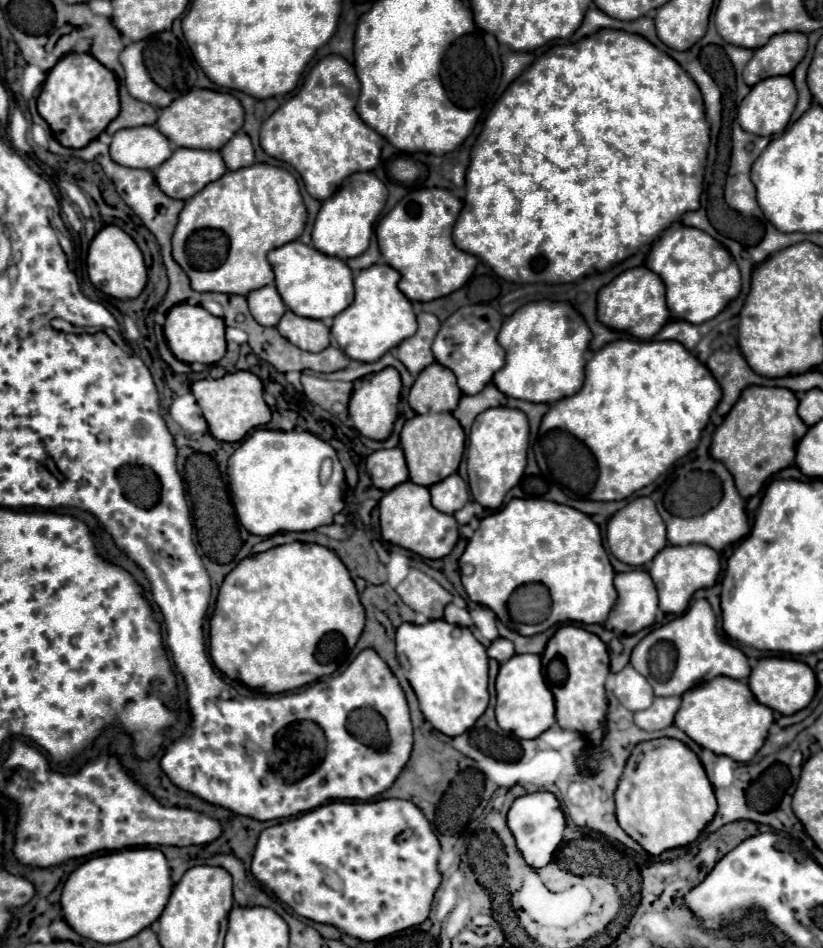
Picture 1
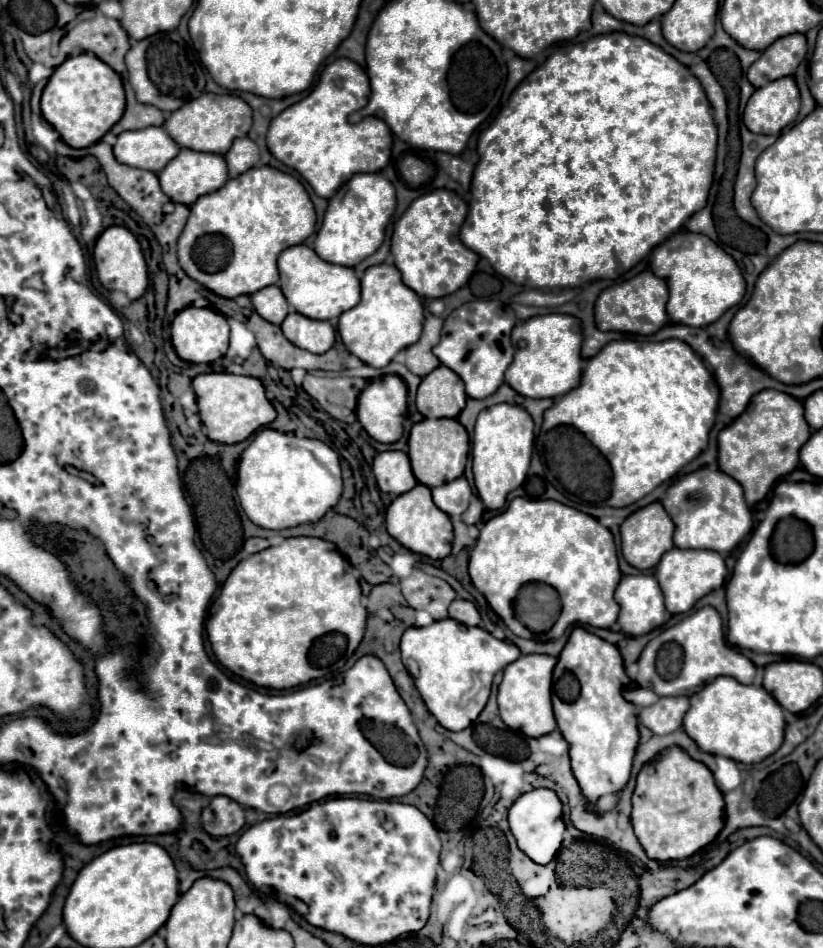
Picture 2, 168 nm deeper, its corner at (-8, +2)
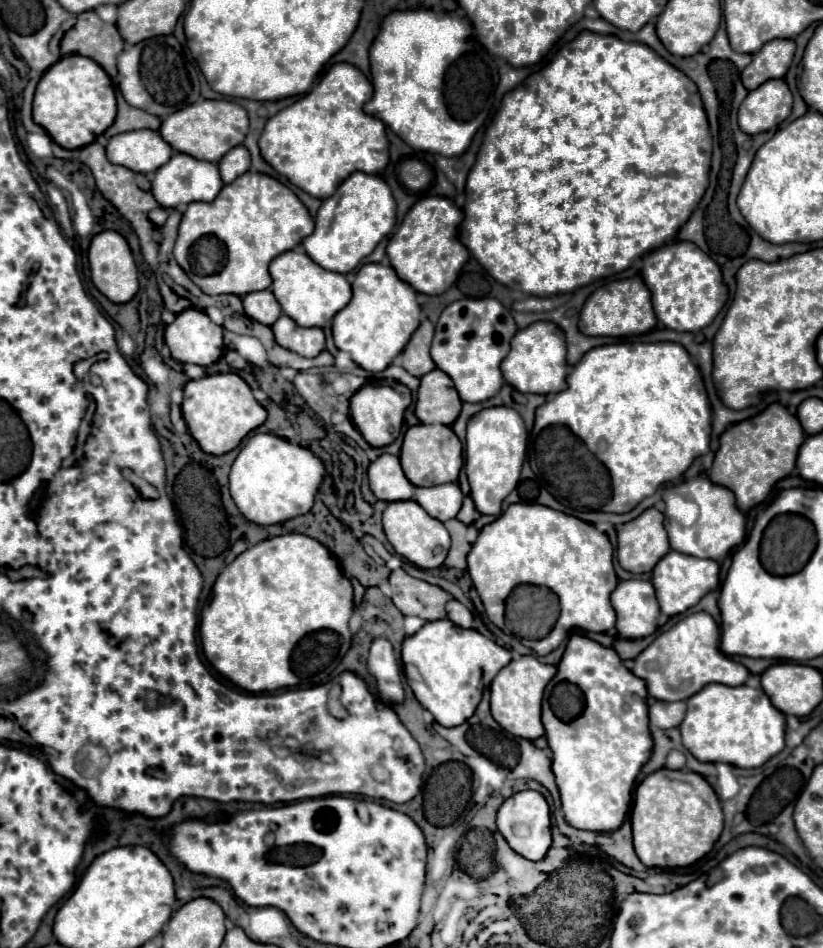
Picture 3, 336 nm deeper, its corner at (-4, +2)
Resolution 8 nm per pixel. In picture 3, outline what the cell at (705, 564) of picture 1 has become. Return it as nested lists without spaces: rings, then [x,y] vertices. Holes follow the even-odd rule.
[[[670,551],[666,557],[658,561],[658,565],[652,571],[652,585],[656,589],[656,599],[660,603],[660,611],[666,613],[668,617],[678,615],[694,607],[708,591],[718,589],[720,579],[718,579],[720,567],[716,561],[710,559],[698,559],[690,557],[678,551]]]

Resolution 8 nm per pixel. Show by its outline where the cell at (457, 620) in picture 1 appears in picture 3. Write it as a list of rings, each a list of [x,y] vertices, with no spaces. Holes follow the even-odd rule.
[[[450,599],[448,605],[446,605],[446,613],[448,613],[448,619],[460,627],[472,627],[472,613],[456,599]]]

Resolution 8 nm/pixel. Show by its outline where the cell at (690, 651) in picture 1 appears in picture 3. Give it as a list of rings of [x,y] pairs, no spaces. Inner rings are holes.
[[[692,613],[678,621],[674,627],[664,631],[648,645],[636,659],[632,673],[646,681],[648,693],[660,701],[682,701],[698,693],[708,683],[722,685],[744,685],[748,669],[720,651],[720,633],[716,621],[708,613]]]

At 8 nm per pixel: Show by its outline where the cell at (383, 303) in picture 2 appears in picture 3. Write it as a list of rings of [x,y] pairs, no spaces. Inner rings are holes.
[[[366,263],[358,269],[352,283],[350,303],[334,317],[332,337],[334,345],[340,351],[350,353],[356,365],[370,373],[380,373],[404,349],[418,325],[420,305],[416,301],[416,291],[404,283],[392,267],[382,263]]]

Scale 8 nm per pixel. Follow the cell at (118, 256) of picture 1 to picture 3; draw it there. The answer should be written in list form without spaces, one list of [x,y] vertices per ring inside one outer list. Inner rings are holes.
[[[102,231],[102,233],[94,235],[92,243],[90,243],[90,251],[88,251],[88,261],[90,261],[92,283],[112,303],[128,303],[136,295],[136,291],[138,291],[136,263],[134,263],[134,257],[132,257],[132,251],[130,251],[126,239],[120,233]]]

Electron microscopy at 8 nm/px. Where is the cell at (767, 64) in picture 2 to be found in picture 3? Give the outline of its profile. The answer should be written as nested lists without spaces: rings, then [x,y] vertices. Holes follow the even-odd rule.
[[[776,39],[776,41],[768,41],[768,45],[764,45],[760,49],[760,53],[754,55],[752,63],[744,69],[744,87],[748,91],[756,89],[758,85],[762,85],[764,81],[770,79],[782,79],[792,63],[794,57],[794,41],[790,39]]]

